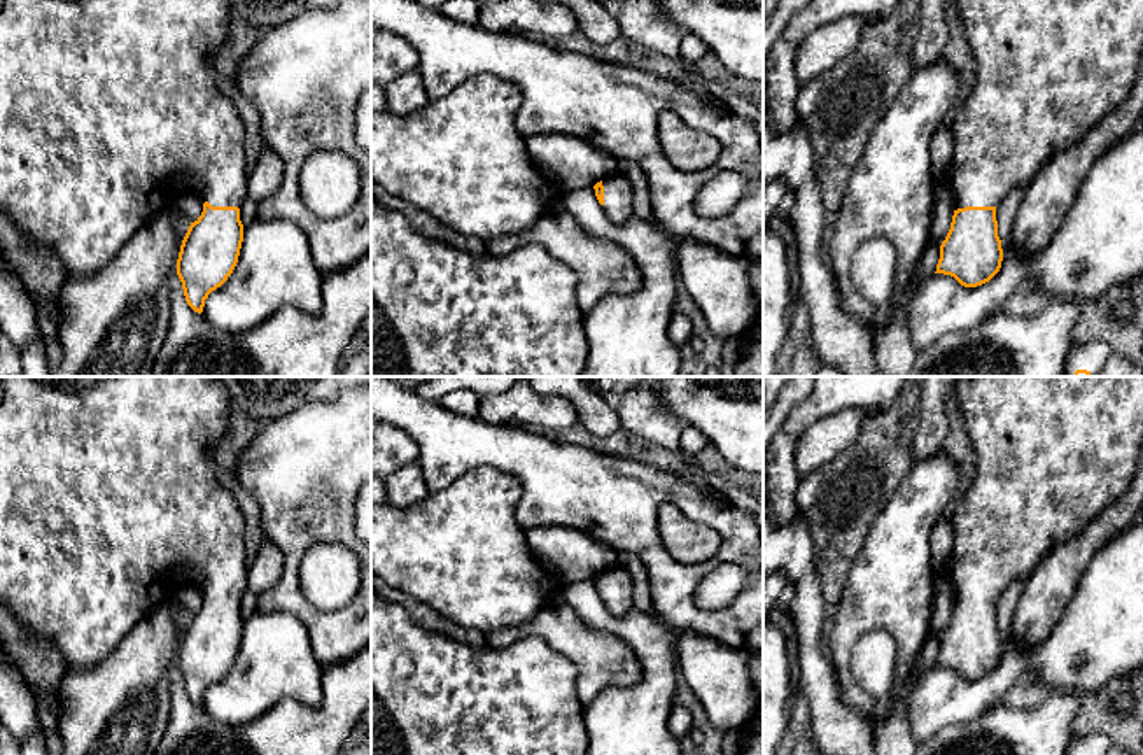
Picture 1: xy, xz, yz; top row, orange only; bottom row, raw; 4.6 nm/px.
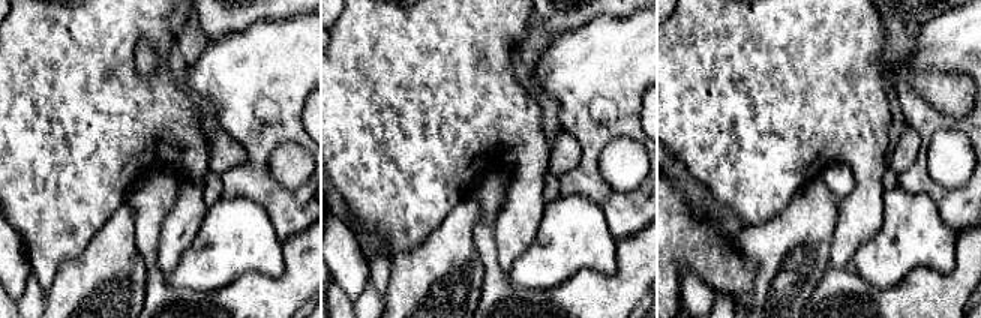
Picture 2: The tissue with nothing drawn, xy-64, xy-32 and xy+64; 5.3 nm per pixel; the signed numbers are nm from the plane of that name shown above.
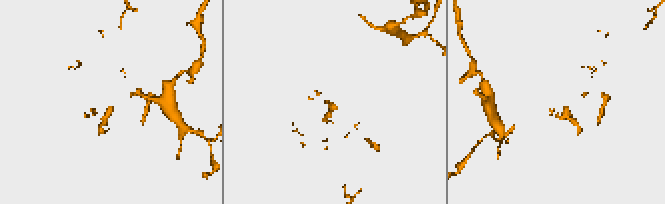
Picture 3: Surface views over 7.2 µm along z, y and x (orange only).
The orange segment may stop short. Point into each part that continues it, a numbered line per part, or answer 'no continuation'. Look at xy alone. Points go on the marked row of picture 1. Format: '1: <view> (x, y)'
1: xy (109, 112)

